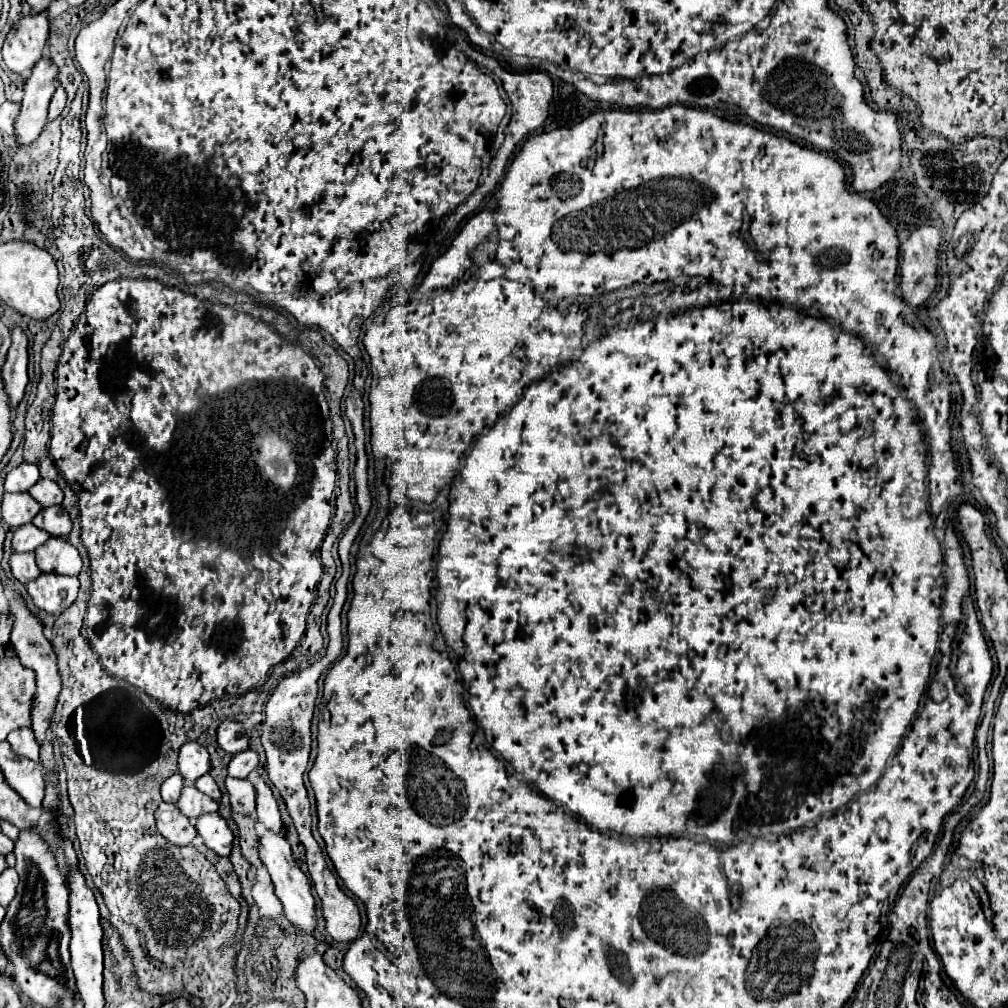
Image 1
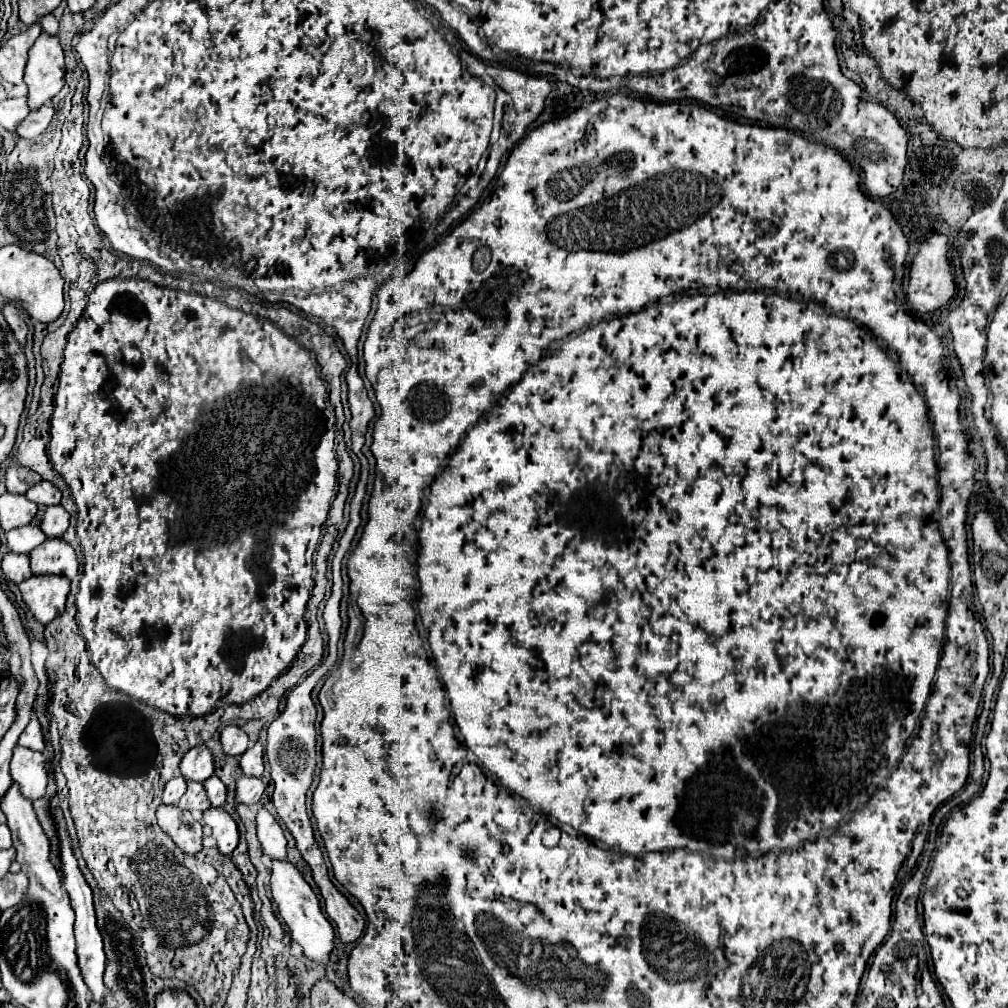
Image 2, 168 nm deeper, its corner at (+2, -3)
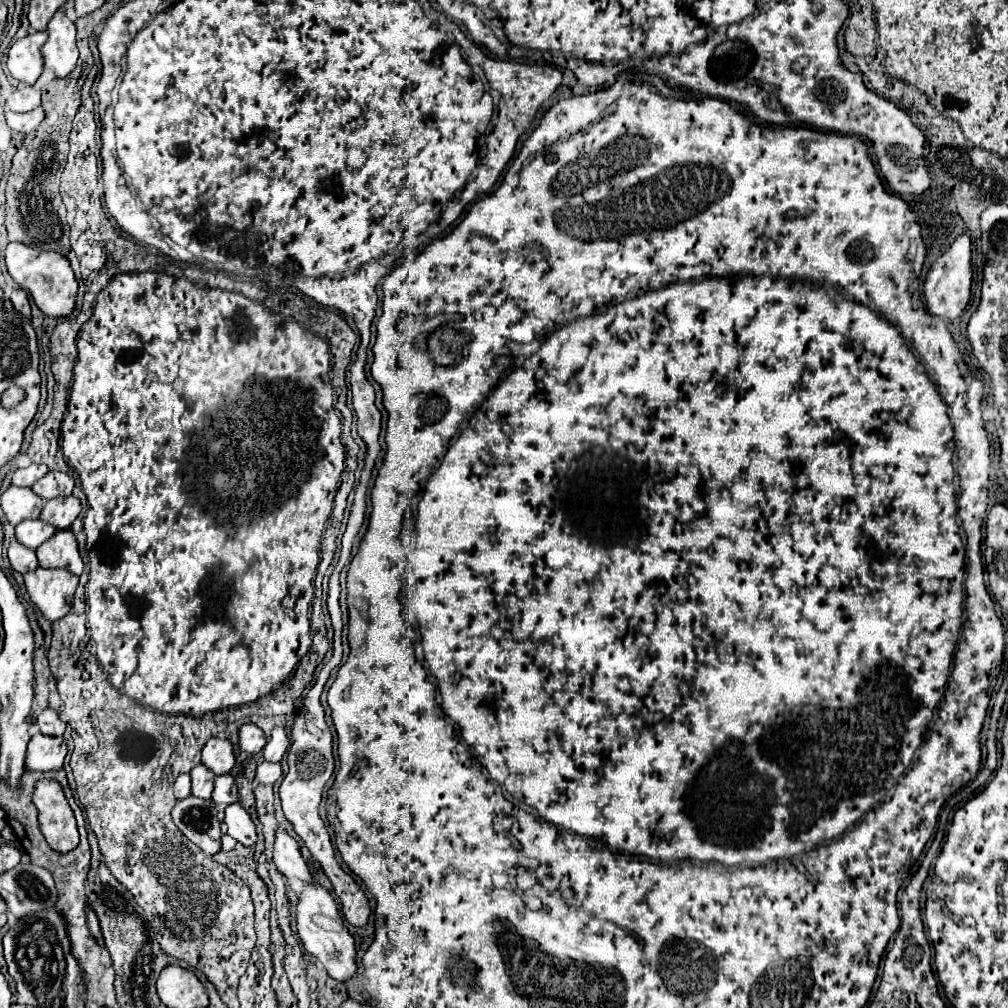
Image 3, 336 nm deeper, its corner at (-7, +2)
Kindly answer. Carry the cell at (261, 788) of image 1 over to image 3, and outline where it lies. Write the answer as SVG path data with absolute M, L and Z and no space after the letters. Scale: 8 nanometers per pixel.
M277 830L275 848L273 848L273 862L275 862L277 870L287 878L295 878L303 884L317 882L299 852L299 844L285 830Z

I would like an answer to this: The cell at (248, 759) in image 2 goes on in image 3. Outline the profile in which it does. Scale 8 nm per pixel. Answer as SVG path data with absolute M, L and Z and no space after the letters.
M275 726L271 732L271 738L263 750L263 758L267 762L279 762L285 752L289 748L289 736L287 736L287 728L285 726Z

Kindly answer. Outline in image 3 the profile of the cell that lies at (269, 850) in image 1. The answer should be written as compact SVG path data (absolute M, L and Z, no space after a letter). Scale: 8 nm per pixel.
M307 884L303 894L299 896L299 906L297 906L297 934L309 954L313 954L327 970L327 974L345 984L349 978L355 976L357 972L357 950L355 950L355 940L345 928L345 922L337 910L337 904L333 896L319 884Z

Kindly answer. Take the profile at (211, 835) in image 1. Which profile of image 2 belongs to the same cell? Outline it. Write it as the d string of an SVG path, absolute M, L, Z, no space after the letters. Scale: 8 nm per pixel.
M210 807L204 813L204 825L212 829L212 837L216 839L216 845L220 853L230 855L238 845L238 827L234 819L222 809L222 807Z

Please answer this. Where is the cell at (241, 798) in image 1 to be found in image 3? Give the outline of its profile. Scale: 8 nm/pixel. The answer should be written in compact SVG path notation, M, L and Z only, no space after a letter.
M261 762L257 766L257 782L261 784L275 784L281 776L281 764L279 762Z

